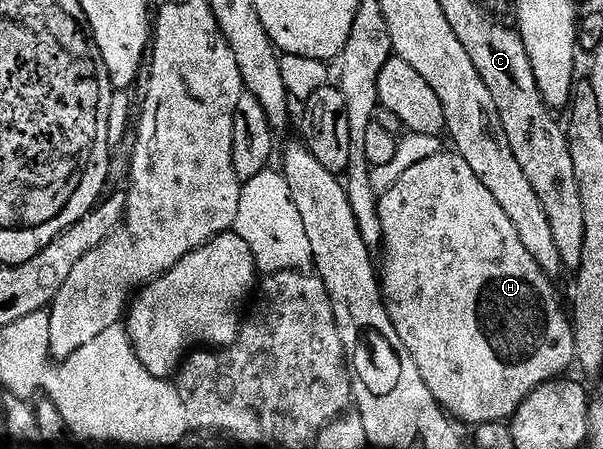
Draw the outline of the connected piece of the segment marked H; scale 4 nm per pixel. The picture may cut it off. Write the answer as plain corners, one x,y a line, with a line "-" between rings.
440,152
437,156
429,156
429,160
421,160
421,164
413,164
393,188
389,188
379,199
379,219
383,229
383,266
381,262
381,285
383,301
387,303
387,311
393,320
393,328
397,328
397,336
409,348
417,368
421,372
421,380
429,387
429,392
437,399
440,406
447,411
452,419
460,423
471,422
507,422
517,412
517,408
541,384
558,379
570,366
576,365
575,341
573,328
568,311
559,303
555,295
555,286
552,279
525,252
525,244
521,244
521,236
517,236
517,228
509,221
509,216
501,209
501,204
493,200
492,194
477,180
473,168
465,164
465,160
458,152

